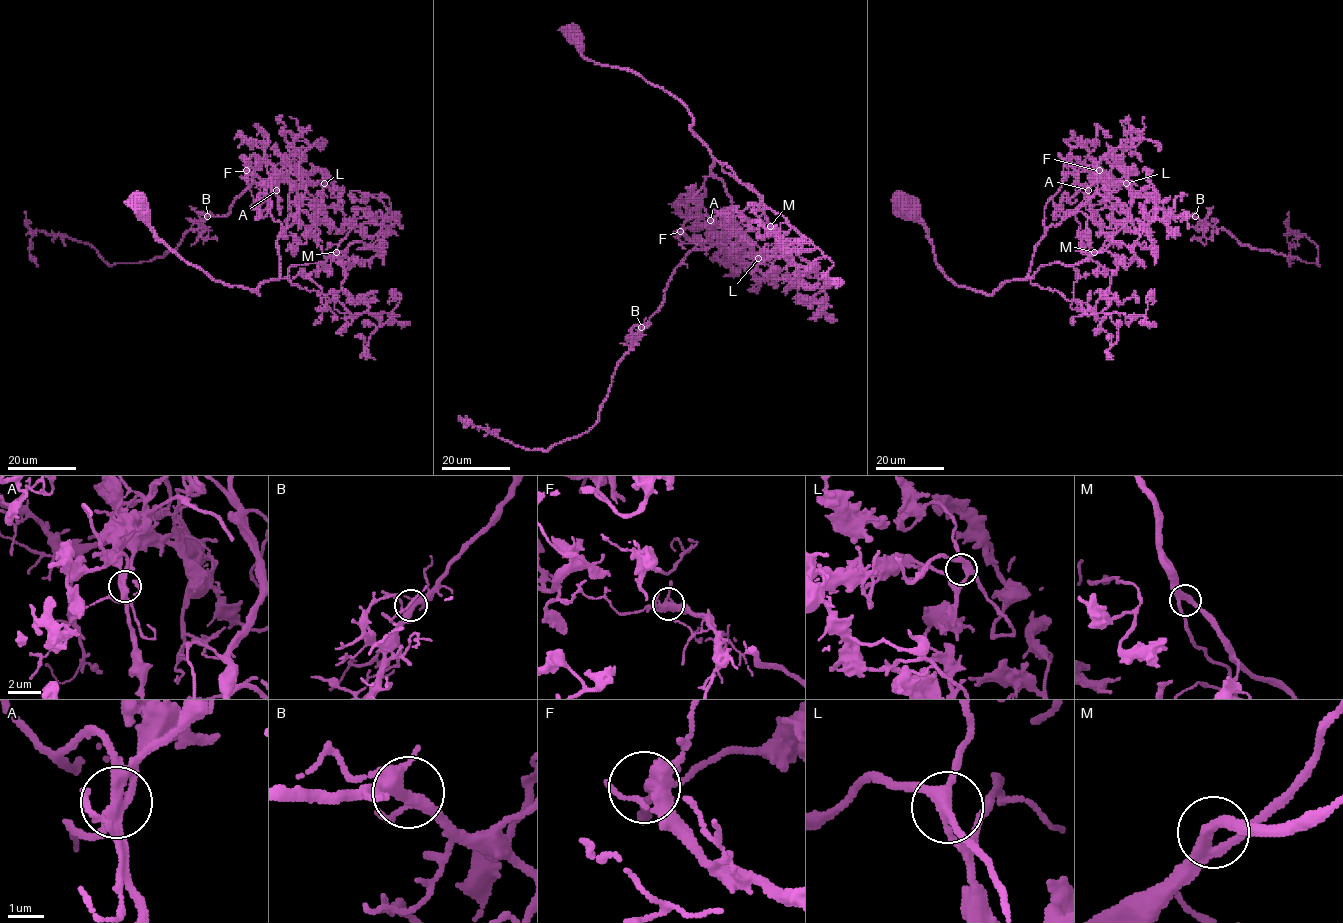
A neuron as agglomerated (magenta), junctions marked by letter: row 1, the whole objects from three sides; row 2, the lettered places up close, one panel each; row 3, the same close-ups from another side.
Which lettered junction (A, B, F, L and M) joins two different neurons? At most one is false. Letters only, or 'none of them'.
A

